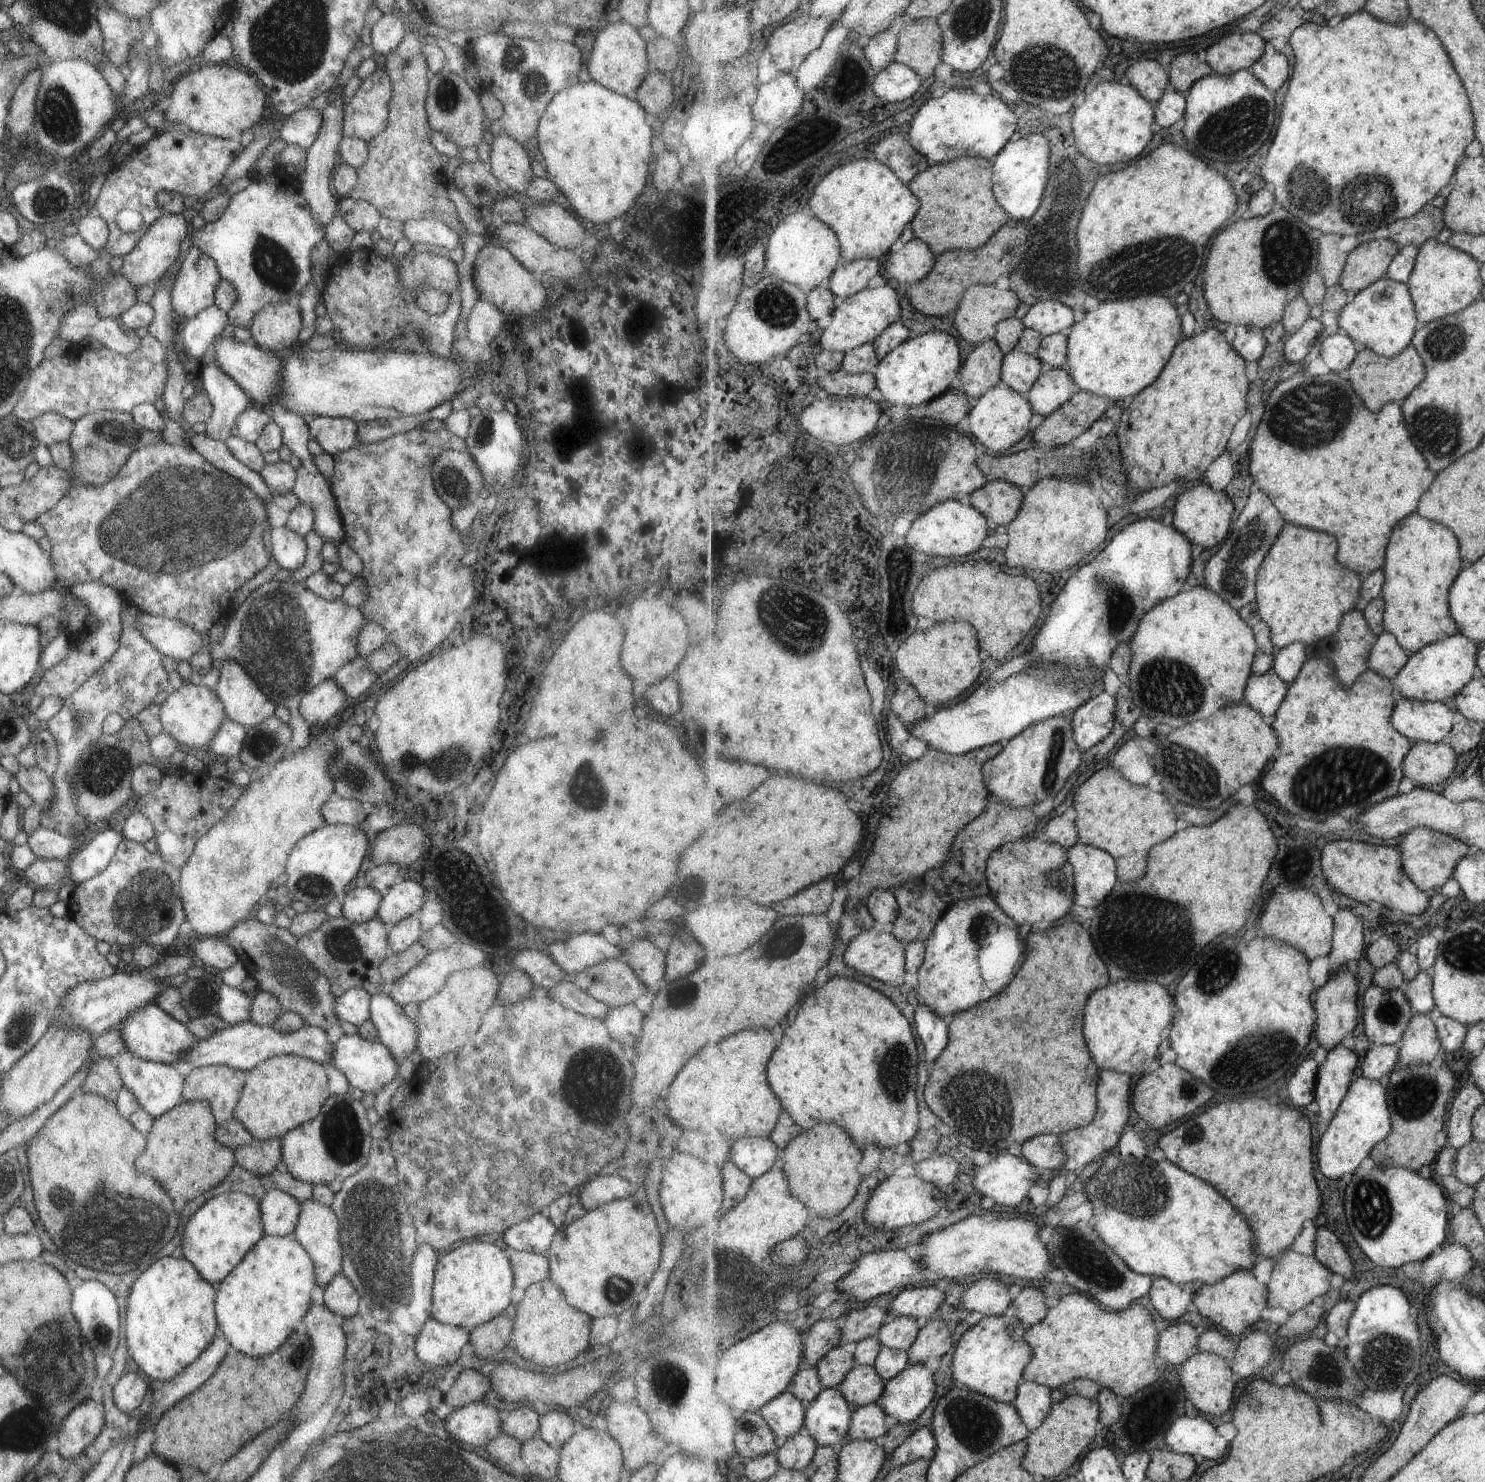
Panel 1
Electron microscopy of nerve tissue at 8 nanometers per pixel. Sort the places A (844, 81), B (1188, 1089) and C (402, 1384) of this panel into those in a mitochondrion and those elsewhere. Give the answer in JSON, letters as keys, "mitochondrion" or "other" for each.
{"A":"other","B":"mitochondrion","C":"other"}

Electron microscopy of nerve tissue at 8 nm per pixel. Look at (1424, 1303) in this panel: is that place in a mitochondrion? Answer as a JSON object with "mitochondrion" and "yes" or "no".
{"mitochondrion":"no"}

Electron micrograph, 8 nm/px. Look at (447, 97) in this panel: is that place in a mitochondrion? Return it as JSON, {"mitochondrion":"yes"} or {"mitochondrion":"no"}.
{"mitochondrion":"yes"}

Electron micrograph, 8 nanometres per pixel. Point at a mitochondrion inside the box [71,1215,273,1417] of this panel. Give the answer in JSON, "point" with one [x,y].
{"point":[100,1337]}

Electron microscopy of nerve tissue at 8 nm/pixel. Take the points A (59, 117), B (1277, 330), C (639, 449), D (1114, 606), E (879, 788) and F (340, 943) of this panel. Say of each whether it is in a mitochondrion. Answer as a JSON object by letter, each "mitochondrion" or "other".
{"A":"mitochondrion","B":"other","C":"other","D":"mitochondrion","E":"other","F":"mitochondrion"}

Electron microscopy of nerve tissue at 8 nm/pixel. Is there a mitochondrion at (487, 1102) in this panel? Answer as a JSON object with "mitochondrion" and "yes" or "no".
{"mitochondrion":"yes"}

